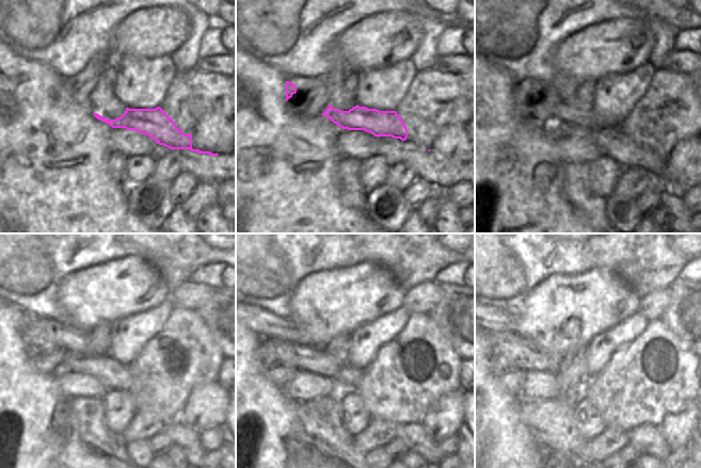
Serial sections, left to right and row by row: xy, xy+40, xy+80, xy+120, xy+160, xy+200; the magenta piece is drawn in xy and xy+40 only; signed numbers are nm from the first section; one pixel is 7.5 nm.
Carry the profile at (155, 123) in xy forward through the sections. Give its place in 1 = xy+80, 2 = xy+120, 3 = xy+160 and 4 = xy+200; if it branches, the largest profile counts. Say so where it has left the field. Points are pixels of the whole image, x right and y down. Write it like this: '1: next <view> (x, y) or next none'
1: next xy+80 (564, 113)
2: next xy+120 (41, 334)
3: next xy+160 (265, 324)
4: next xy+200 (496, 320)

